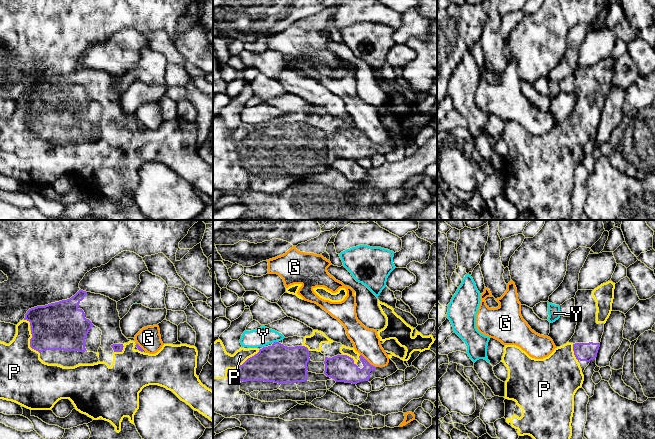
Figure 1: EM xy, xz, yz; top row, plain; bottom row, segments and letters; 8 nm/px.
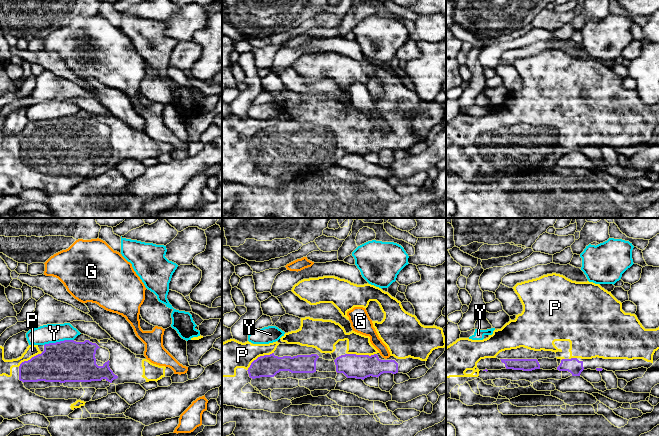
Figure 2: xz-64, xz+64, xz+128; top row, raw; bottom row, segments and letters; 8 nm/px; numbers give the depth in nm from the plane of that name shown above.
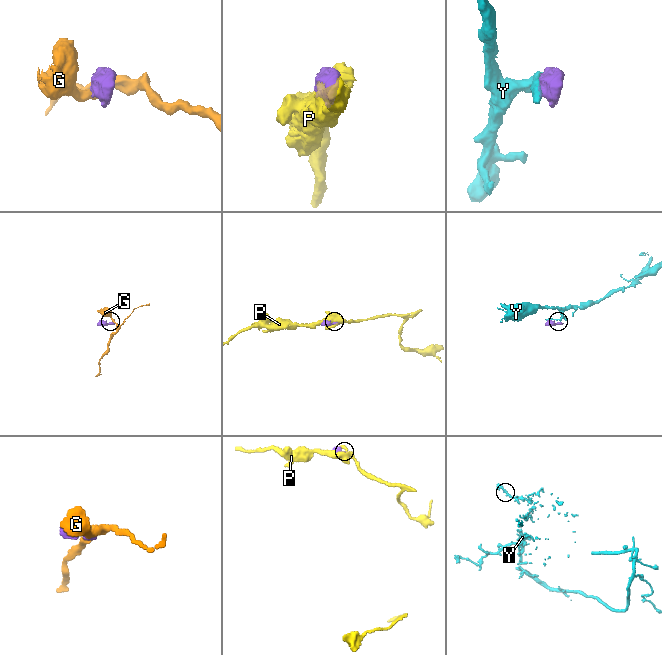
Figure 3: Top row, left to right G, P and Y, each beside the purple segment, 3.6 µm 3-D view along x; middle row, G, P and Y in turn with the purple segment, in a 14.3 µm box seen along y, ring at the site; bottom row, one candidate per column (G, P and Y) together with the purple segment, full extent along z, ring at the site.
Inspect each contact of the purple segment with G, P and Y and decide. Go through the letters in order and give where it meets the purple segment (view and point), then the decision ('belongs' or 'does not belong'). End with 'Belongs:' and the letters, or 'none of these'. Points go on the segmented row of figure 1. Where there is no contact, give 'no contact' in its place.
G: meets purple in xz at (367, 361); does not belong
P: meets purple in xy at (30, 343); belongs
Y: meets purple in xz at (274, 342); does not belong
Belongs: P

